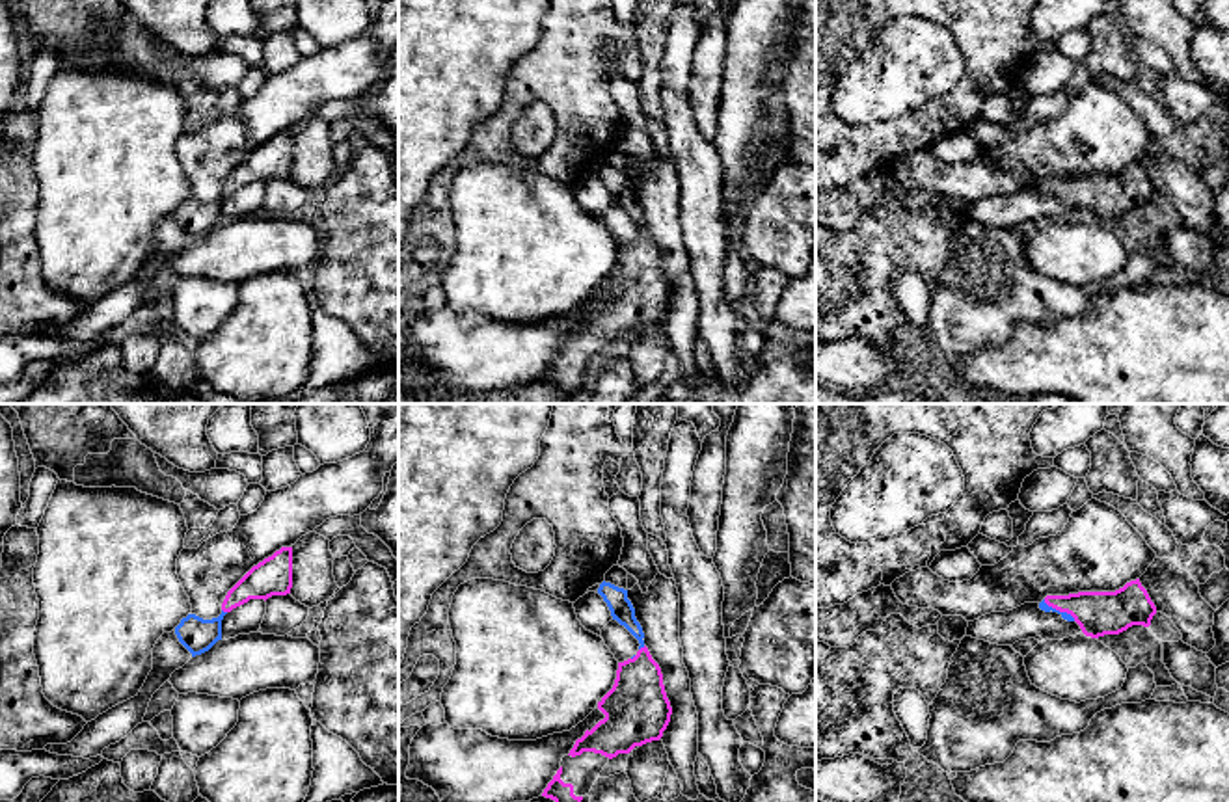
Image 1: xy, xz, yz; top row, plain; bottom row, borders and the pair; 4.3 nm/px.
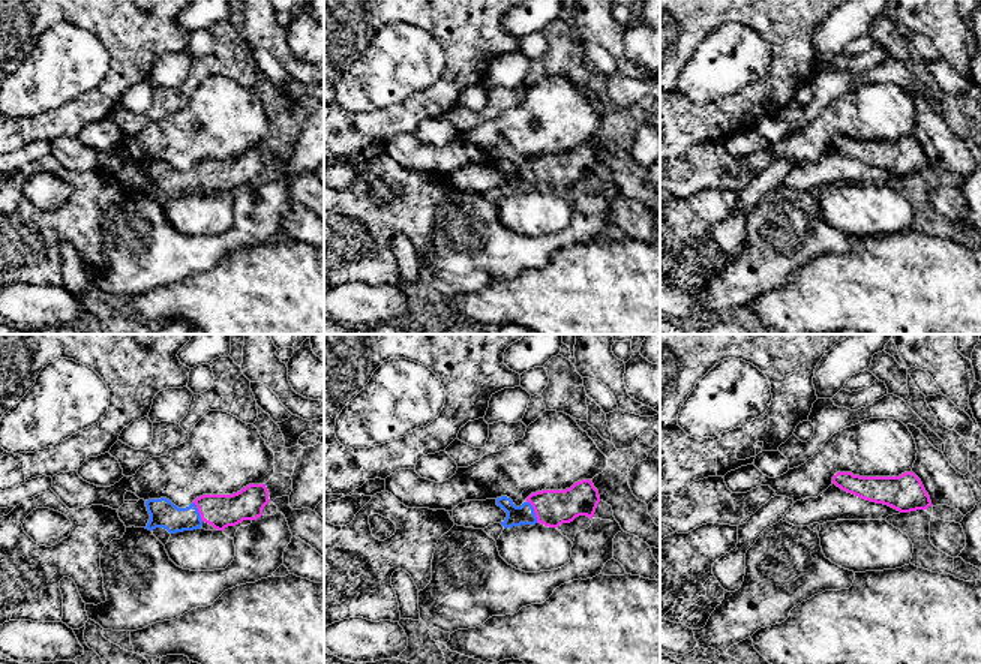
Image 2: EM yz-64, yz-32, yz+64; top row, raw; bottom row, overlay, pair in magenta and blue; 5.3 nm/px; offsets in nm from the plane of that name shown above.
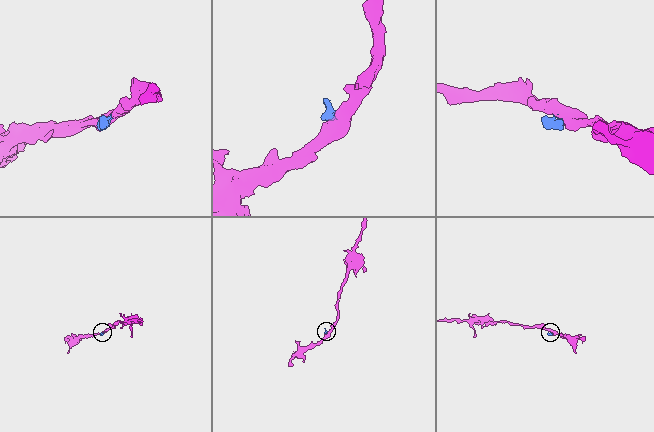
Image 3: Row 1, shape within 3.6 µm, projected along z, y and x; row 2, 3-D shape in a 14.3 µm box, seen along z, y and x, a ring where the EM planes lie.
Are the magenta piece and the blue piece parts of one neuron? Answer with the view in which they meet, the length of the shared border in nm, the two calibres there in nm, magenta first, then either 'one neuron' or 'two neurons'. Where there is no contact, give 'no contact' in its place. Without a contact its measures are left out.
meets magenta in yz; contact 170 nm long; 190 nm thick on the magenta side, 40 nm on the other; one neuron

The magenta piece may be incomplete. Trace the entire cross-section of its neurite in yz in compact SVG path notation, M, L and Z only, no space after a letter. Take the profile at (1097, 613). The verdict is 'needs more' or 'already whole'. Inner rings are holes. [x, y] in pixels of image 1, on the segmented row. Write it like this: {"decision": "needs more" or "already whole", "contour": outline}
{"decision": "needs more", "contour": "M1140 579L1115 592L1047 595L1039 608L1058 612L1067 622L1076 622L1082 633L1091 638L1119 635L1132 625L1149 627L1156 614L1156 607Z"}

